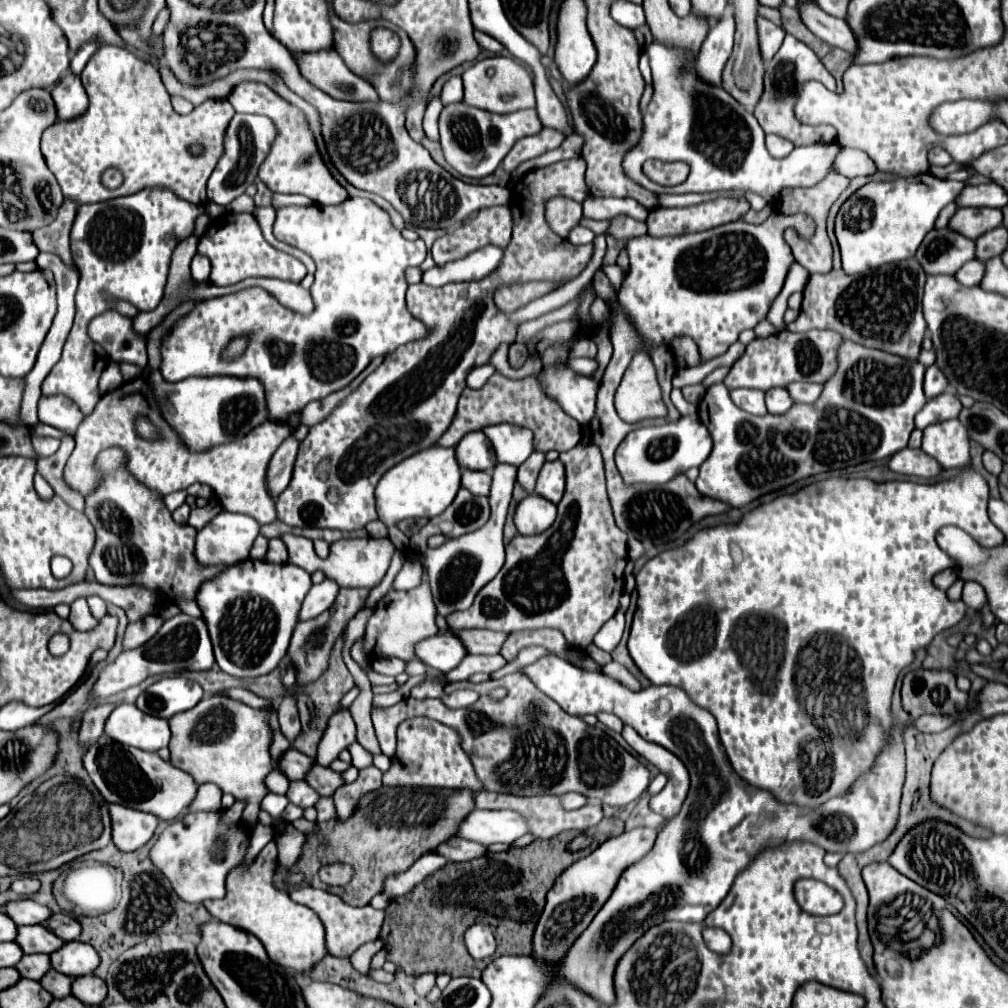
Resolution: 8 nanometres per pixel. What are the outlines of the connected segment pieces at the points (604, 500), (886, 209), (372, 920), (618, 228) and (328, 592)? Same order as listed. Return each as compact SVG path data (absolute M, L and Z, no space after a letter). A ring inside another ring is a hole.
M582 439L574 449L560 453L560 461L566 467L566 493L558 503L554 525L540 535L518 535L506 545L506 563L500 573L476 595L468 611L452 613L446 619L454 631L524 631L550 627L562 631L570 647L584 651L592 645L600 627L614 617L624 591L628 537L614 523L600 449L590 439Z
M930 173L900 177L894 181L870 181L850 195L836 215L836 239L842 253L842 269L848 275L914 257L922 239L940 211L962 193L962 181L940 179Z
M302 887L302 889L294 889L290 891L292 901L302 903L310 909L314 909L318 913L318 917L322 919L324 927L326 927L326 947L330 955L336 957L350 957L354 969L358 969L360 973L366 973L370 967L370 957L374 957L380 951L380 929L382 929L382 921L384 921L384 911L378 911L370 905L366 907L354 907L344 903L338 895L326 893L322 889L314 889L314 887ZM372 941L372 943L368 943ZM362 945L362 947L360 947Z
M620 215L620 217L610 221L610 233L618 239L631 239L642 236L647 234L647 231L645 222L637 222L630 217L626 217L626 215Z
M324 579L322 583L312 585L310 593L306 595L306 599L304 599L304 603L302 603L298 621L310 621L312 617L318 617L320 613L324 613L324 609L330 609L332 601L336 599L338 589L340 589L340 587L338 587L336 581L332 581L332 579Z

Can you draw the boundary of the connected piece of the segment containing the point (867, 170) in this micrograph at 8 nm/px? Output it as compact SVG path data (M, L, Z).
M838 149L838 155L834 159L834 165L830 169L832 173L844 175L844 177L856 177L856 175L872 175L876 171L876 165L862 149Z

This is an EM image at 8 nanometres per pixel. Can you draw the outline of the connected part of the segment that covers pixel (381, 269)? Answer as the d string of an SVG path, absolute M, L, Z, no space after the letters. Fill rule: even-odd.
M346 199L340 205L324 207L282 207L276 211L274 233L280 241L304 249L316 263L316 281L310 289L314 299L314 311L310 315L298 315L292 309L280 305L264 289L244 289L218 299L202 301L192 313L176 321L174 329L162 345L162 377L170 383L188 377L210 377L210 375L234 375L234 377L256 377L268 397L270 421L284 423L288 415L300 413L306 403L314 399L324 399L326 395L346 387L354 377L358 377L368 363L378 355L388 355L404 343L420 341L428 337L430 329L414 319L404 303L408 289L406 269L416 267L426 259L426 245L422 239L408 241L396 229L386 211L374 205L370 199ZM218 331L246 331L250 335L250 345L246 353L232 361L218 361Z

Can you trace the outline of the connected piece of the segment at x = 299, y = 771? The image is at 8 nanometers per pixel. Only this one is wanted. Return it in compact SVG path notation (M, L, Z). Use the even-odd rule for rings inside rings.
M288 749L284 753L284 757L280 759L278 767L284 771L286 777L290 777L290 781L300 781L300 779L306 779L308 775L308 769L312 769L314 765L314 759L296 751L296 749Z

